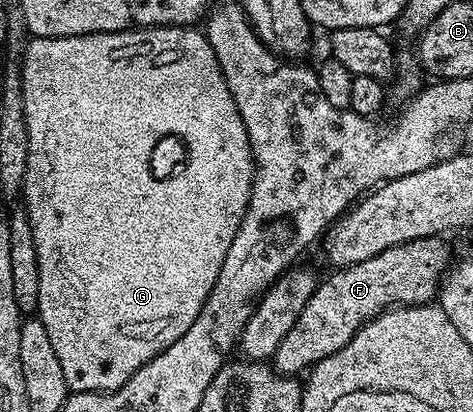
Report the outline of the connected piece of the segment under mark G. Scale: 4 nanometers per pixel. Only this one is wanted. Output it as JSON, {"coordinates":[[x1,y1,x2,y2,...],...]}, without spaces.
{"coordinates":[[148,26,136,30,121,30,111,34,81,34,67,38,36,38,31,37,26,44,20,61,22,65,23,82,23,108,24,120,28,128,28,158,27,174,24,176,21,201,28,220,32,224,32,236,36,244,36,256,40,268,40,292,38,293,38,308,36,317,44,324,49,338,52,340,52,349,60,360,60,368,64,368,64,380,74,392,113,392,119,390,125,382,148,360,152,360,164,348,168,348,188,328,192,328,192,320,200,312,200,308,208,300,212,288,216,284,216,276,220,276,220,264,224,264,224,256,228,256,228,248,244,220,244,212,248,208,250,189,254,183,254,157,250,151,248,132,244,128,244,120,240,120,240,112,232,100,232,92,228,92,228,84,220,72,220,64,216,60,216,52,212,52,210,41,201,29,188,26]]}

